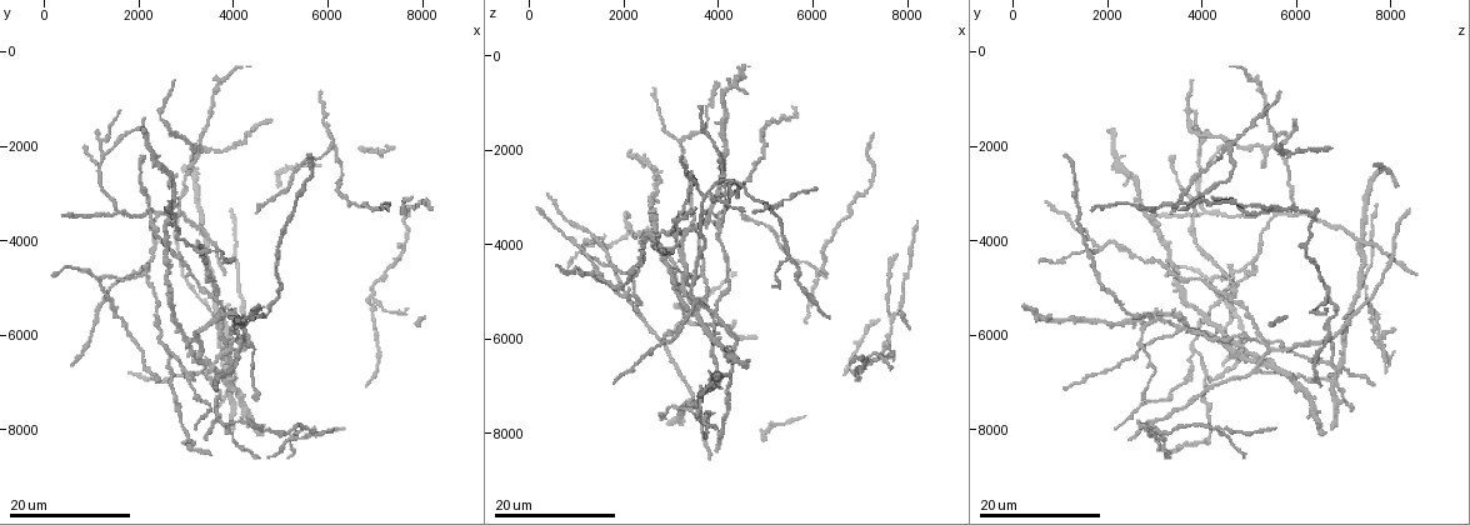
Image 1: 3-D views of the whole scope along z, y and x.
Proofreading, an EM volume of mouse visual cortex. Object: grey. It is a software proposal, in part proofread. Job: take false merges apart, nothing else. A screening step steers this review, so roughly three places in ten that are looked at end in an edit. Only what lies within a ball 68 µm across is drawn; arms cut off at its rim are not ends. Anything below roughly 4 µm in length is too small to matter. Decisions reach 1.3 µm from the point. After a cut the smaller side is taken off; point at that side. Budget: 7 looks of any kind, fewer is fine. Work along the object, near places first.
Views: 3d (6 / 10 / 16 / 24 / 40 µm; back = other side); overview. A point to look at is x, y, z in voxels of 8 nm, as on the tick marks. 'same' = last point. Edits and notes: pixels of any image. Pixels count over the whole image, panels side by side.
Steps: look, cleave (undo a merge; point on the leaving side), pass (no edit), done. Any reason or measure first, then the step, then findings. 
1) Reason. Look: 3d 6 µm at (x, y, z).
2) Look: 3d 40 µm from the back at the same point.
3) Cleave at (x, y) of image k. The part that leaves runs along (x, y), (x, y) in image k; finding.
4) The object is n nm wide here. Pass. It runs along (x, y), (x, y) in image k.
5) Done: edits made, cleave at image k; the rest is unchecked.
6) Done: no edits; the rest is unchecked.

Three arms meet. Look: 3d 24 µm at (4050, 5950, 3550).

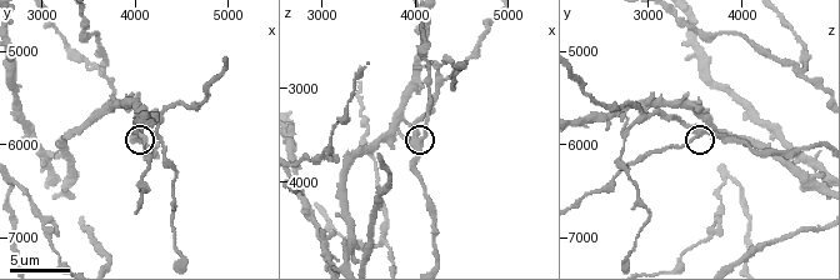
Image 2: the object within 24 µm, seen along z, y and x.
Look: 3d 10 µm at (4100, 5900, 3550).

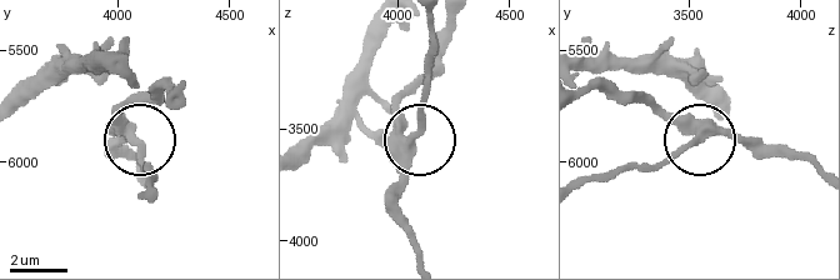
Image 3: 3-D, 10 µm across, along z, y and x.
Pass. It runs along (421, 256), (403, 214), (403, 185), (424, 80) in image 3; continuous, no second neuron.

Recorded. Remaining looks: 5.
Branch point. Look: 3d 24 µm at (3400, 6750, 5450).

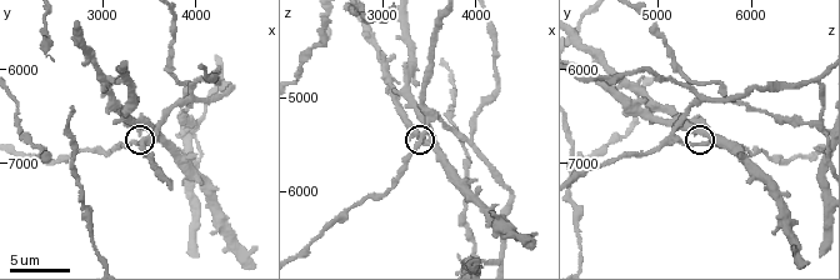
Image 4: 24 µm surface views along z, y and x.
Closer look. Look: 3d 10 µm at (3450, 6800, 5400).

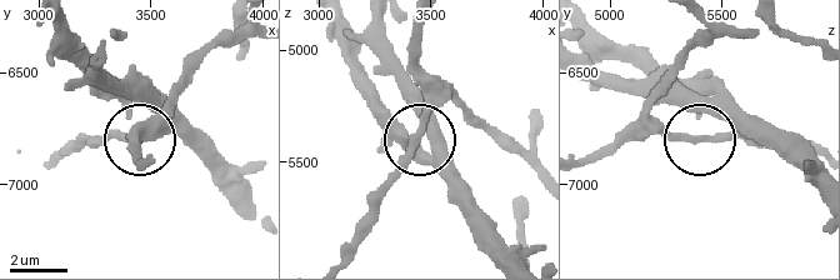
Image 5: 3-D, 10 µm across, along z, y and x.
Pass. One neuron here.

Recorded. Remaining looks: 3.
Branch point. Look: 3d 16 µm at (3850, 7900, 2900).

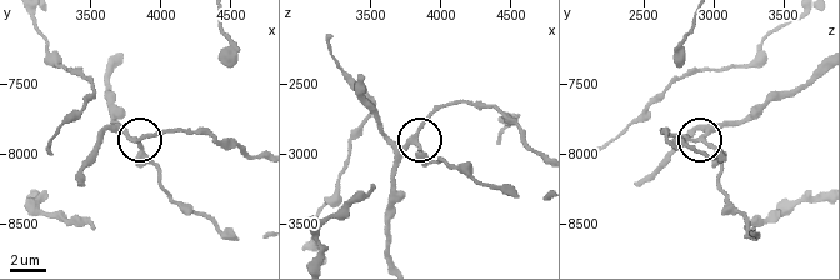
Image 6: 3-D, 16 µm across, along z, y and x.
Look: 3d 6 µm at (3820, 7900, 2900).

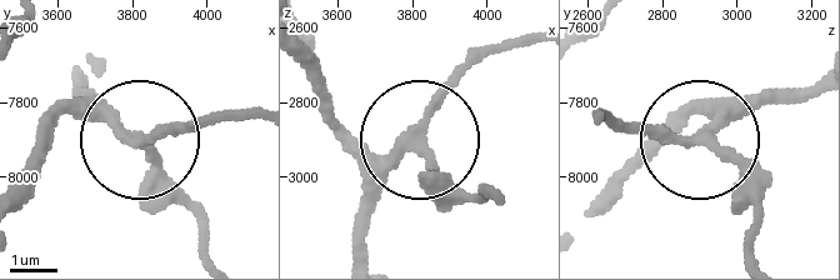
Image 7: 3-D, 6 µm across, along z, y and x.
The side arm is 10 µm long; 3 arms meet here. Pass. All the same neuron.

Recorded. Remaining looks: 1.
Done: no edits; the rest is unchecked.

